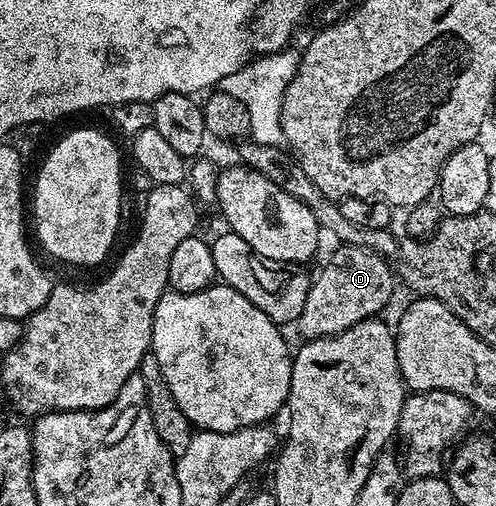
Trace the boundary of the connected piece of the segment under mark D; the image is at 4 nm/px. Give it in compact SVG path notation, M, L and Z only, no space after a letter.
M339 244L337 248L338 250L331 255L330 262L319 271L318 277L316 273L316 276L311 280L308 299L304 299L304 311L300 311L298 316L296 328L298 328L298 333L302 339L306 341L340 335L356 323L377 318L381 314L378 312L389 303L390 296L394 293L396 274L385 259L377 257L369 249L343 244Z

